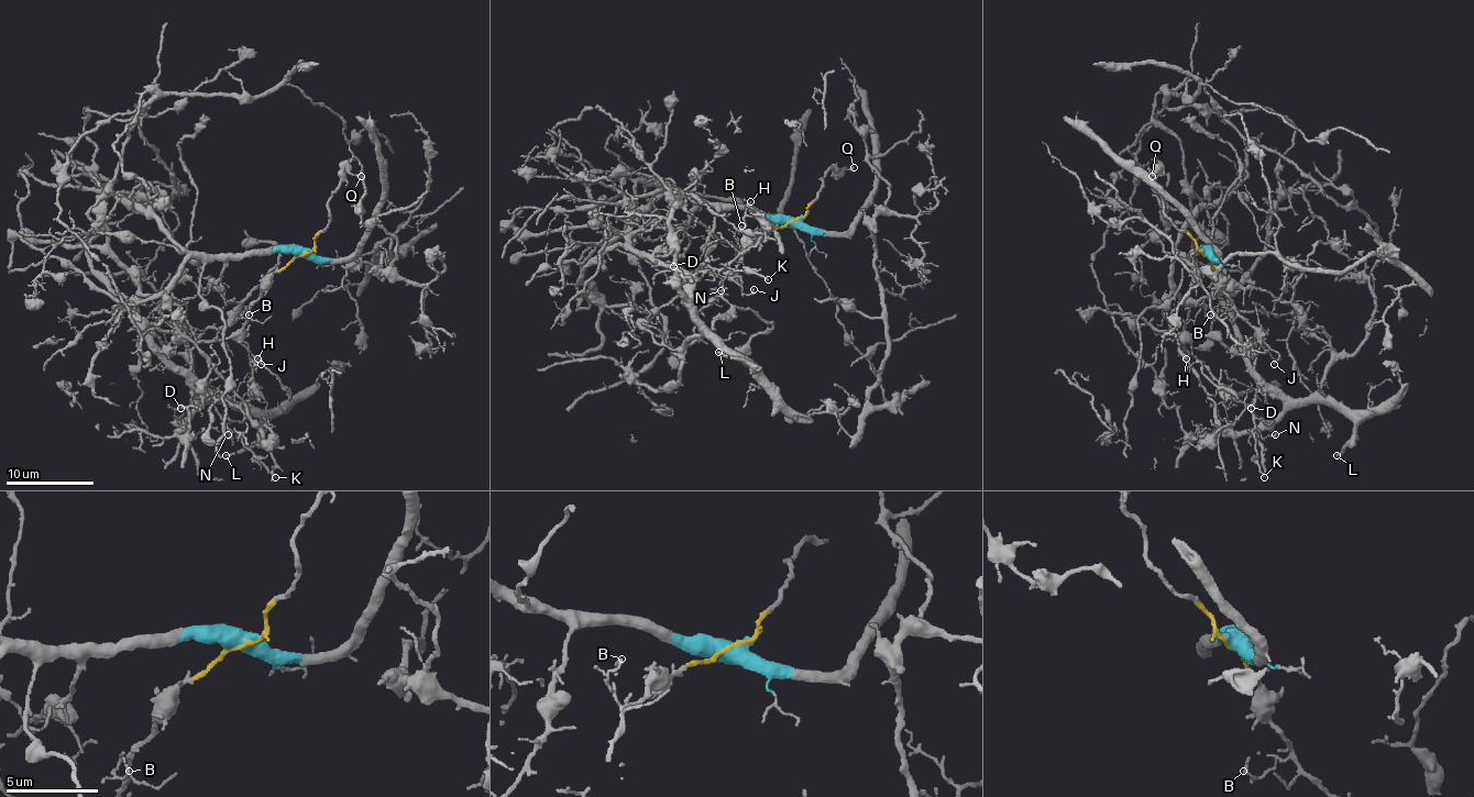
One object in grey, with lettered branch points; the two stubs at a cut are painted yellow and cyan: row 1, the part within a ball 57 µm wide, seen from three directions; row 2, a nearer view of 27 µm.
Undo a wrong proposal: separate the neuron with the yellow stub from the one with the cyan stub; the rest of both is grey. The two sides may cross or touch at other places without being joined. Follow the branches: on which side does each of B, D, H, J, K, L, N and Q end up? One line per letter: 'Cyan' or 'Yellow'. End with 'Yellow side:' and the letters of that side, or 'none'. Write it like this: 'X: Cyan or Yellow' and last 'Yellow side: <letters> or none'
B: Yellow
D: Yellow
H: Yellow
J: Yellow
K: Yellow
L: Yellow
N: Yellow
Q: Yellow
Yellow side: B, D, H, J, K, L, N, Q

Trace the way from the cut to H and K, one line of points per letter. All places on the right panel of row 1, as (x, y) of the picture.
H: (1203, 254), (1217, 284), (1256, 332), (1258, 387), (1252, 405), (1234, 398), (1203, 365), (1186, 358)
K: (1203, 254), (1217, 284), (1256, 332), (1261, 345), (1252, 416), (1256, 464), (1265, 477)

